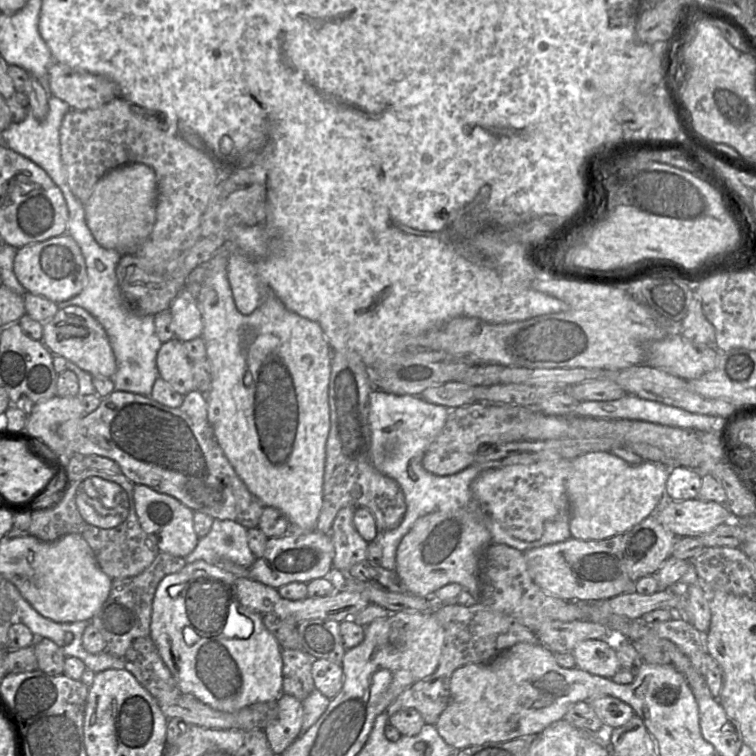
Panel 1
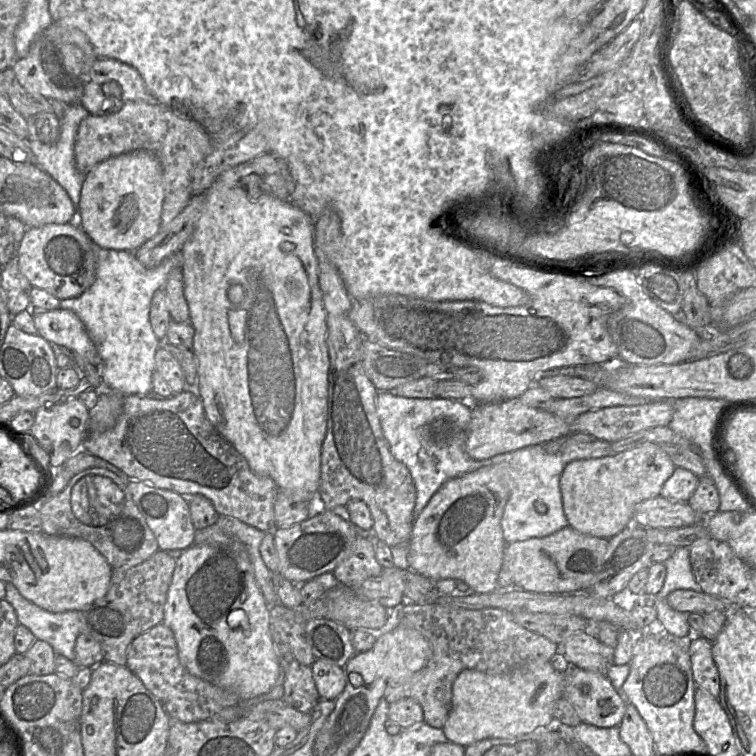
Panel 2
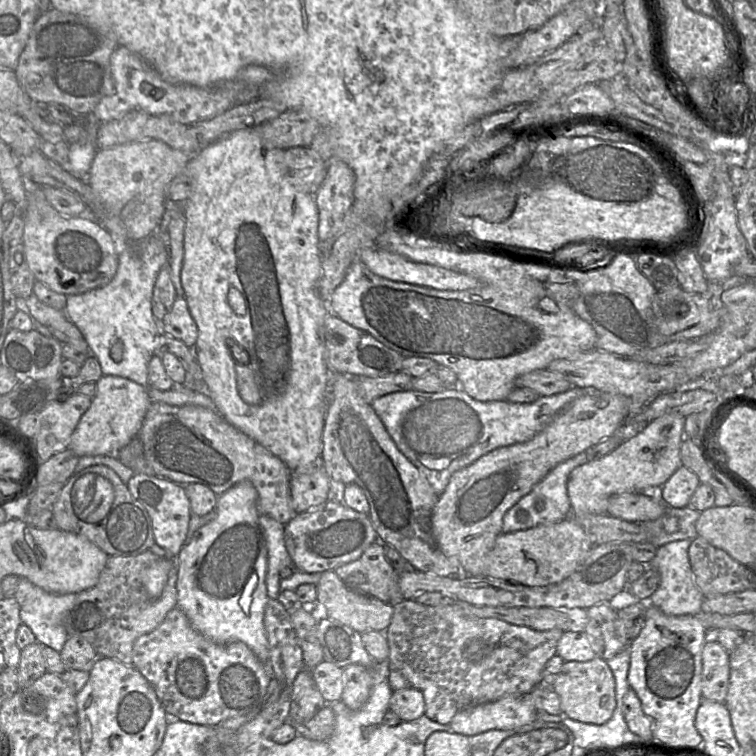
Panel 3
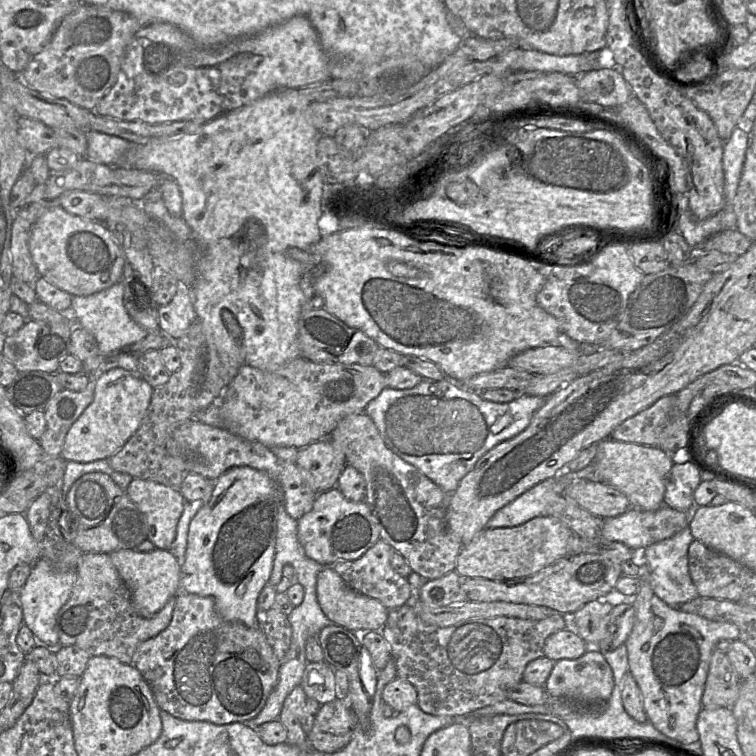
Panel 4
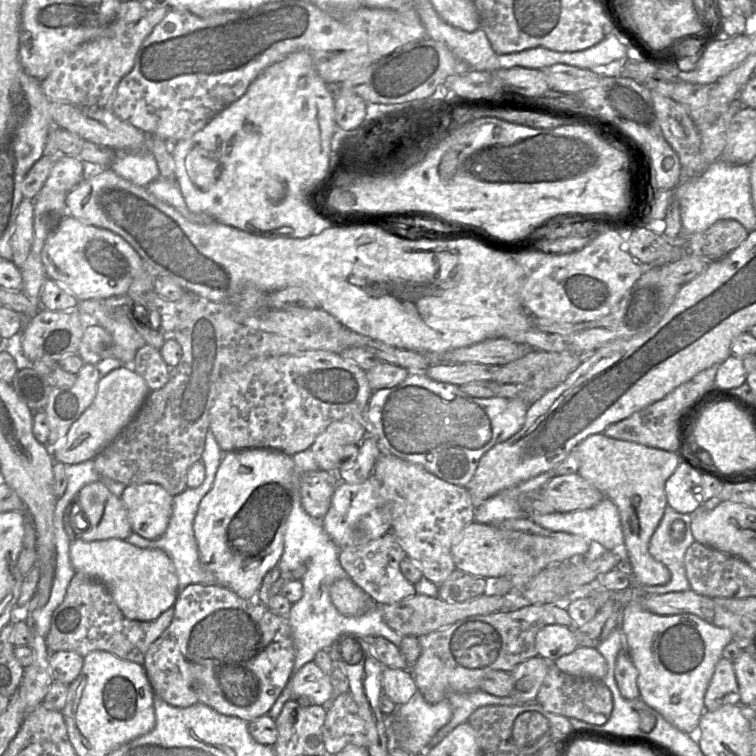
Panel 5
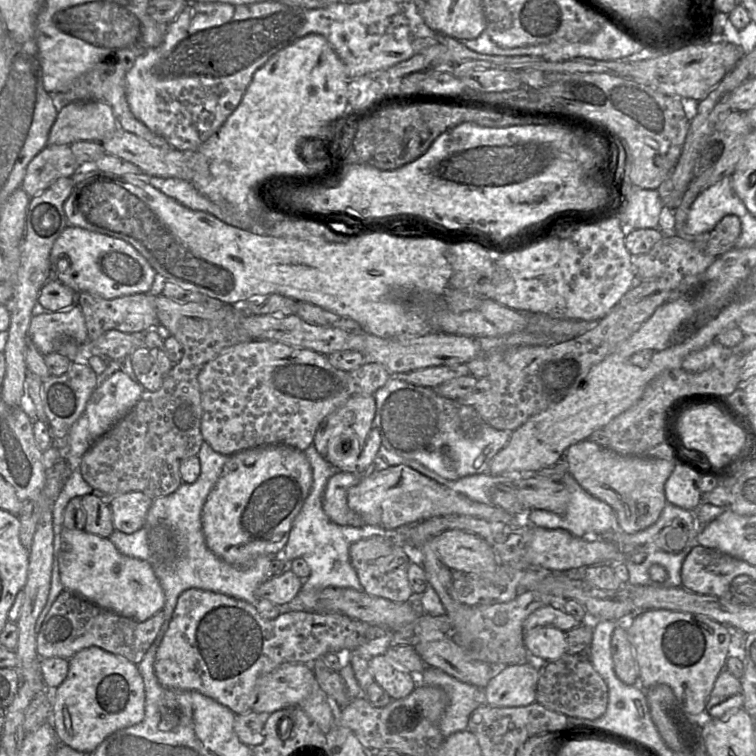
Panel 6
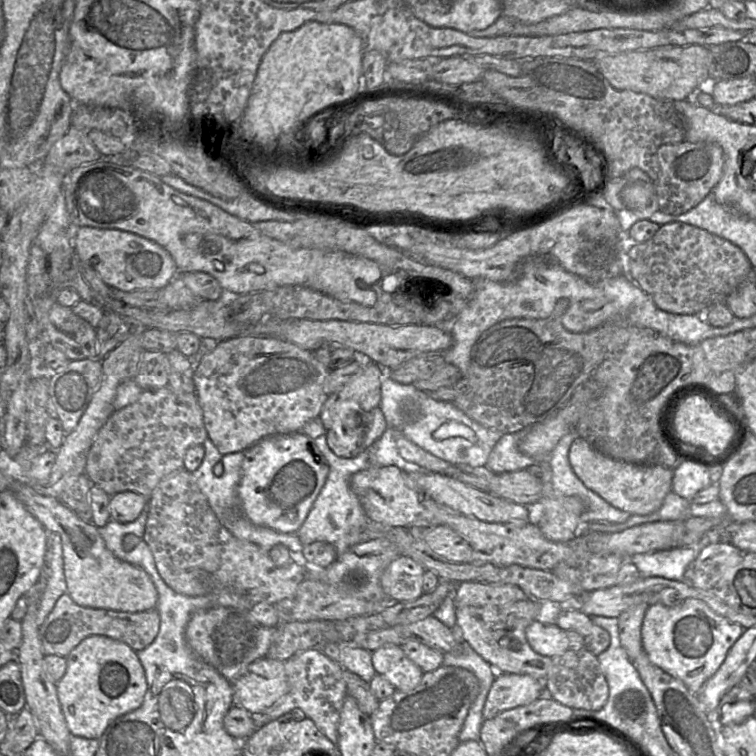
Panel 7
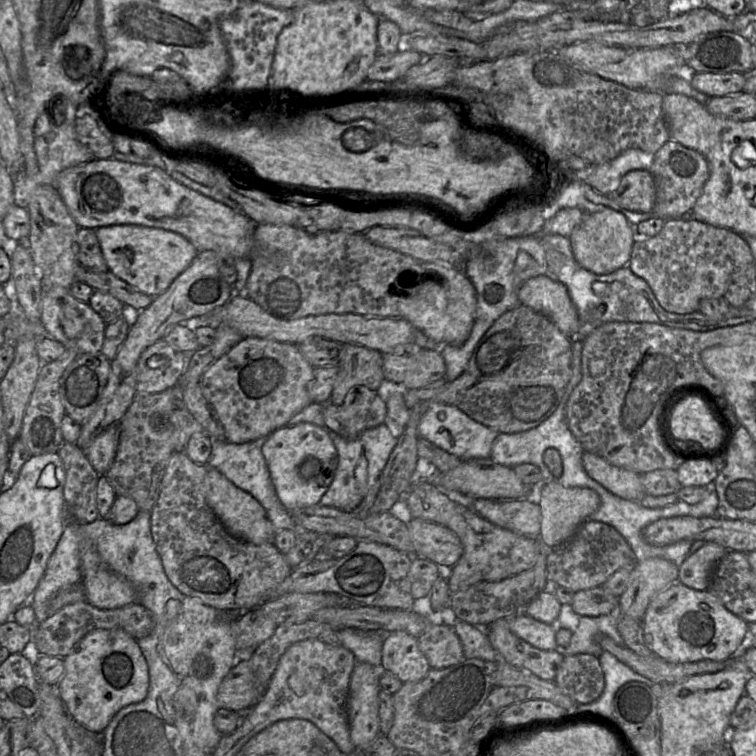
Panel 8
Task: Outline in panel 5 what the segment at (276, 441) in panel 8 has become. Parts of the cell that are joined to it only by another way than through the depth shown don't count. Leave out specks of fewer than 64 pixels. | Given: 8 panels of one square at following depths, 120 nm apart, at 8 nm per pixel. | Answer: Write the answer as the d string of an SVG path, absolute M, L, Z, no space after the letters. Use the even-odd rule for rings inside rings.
M273 449L226 452L211 490L201 500L193 523L201 564L216 577L217 586L233 591L245 600L255 600L268 571L276 567L284 549L285 526L293 507L294 461Z

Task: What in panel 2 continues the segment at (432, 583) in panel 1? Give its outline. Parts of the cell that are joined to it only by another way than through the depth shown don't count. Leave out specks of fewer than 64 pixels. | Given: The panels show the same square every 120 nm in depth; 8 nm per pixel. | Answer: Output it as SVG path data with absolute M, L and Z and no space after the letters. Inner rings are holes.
M496 465L445 482L414 521L408 542L409 569L434 582L461 580L477 594L493 592L507 544L501 518L509 495L505 470Z

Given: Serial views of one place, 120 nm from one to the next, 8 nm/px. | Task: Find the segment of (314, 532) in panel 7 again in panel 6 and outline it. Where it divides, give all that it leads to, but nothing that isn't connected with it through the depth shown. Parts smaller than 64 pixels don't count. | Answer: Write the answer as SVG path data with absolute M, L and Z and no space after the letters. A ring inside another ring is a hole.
M311 444L304 451L304 454L311 466L312 486L299 514L293 522L288 542L281 554L288 563L300 557L307 561L311 574L304 580L304 589L323 590L332 587L364 591L349 557L349 547L354 542L345 535L344 526L331 521L322 507L324 490L329 478L335 473L336 469L317 452L314 444Z

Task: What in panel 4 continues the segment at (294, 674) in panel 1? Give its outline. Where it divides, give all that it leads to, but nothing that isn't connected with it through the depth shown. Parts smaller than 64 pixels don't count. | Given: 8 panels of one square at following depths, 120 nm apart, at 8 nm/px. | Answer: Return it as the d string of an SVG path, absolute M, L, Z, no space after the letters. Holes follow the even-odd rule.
M300 685L290 692L278 718L287 731L287 743L304 750L312 749L308 737L320 707L321 704L308 697Z

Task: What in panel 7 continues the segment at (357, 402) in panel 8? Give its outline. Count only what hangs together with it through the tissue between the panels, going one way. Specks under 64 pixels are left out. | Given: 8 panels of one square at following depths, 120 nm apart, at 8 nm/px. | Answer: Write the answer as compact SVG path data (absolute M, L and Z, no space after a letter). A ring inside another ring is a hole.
M380 407L358 413L358 426L349 428L346 419L335 416L332 428L326 432L329 448L338 457L352 458L373 445L387 430L387 422Z

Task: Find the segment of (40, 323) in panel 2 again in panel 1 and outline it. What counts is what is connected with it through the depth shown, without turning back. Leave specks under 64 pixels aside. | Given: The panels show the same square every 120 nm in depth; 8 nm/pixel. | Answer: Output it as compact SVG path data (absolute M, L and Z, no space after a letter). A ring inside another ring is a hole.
M79 306L58 309L50 320L42 323L41 340L53 355L73 362L92 377L111 378L117 370L116 358L105 330L93 316Z

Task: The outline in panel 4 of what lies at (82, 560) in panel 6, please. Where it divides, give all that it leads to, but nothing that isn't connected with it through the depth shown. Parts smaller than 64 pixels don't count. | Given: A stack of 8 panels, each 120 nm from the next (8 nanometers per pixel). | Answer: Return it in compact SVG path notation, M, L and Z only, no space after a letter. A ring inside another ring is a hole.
M155 548L142 553L136 549L124 549L111 552L110 558L130 590L135 612L143 618L153 617L170 598L180 592L180 566L170 550Z

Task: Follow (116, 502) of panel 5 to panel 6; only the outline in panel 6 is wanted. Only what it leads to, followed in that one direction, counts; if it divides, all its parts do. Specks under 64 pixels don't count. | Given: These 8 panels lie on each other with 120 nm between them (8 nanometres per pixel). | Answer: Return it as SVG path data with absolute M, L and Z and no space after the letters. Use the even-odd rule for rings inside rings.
M94 490L82 497L87 521L84 530L102 537L109 537L115 530L110 508L112 495Z

